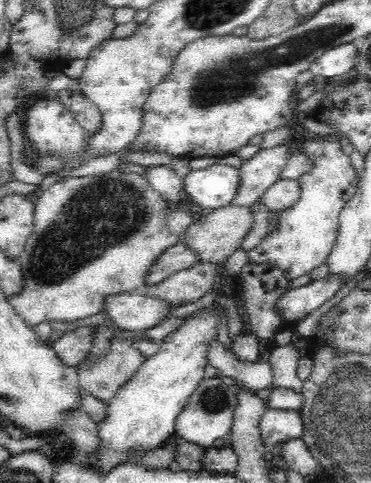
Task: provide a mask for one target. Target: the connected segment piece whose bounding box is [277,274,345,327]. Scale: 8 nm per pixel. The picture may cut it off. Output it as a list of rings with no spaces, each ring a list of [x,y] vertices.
[[[329,274],[298,288],[287,287],[286,293],[279,299],[277,310],[286,321],[287,327],[291,327],[332,299],[344,285],[338,275]]]

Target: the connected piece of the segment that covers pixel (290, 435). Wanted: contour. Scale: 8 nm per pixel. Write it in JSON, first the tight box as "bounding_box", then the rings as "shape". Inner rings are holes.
{"bounding_box":[260,408,304,449],"shape":[[[267,408],[261,416],[260,437],[268,449],[277,443],[285,444],[287,441],[303,436],[304,425],[296,410],[274,410]]]}

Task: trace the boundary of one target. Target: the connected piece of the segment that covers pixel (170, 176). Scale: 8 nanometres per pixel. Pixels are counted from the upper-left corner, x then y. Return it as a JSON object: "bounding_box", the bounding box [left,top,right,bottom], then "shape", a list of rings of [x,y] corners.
{"bounding_box":[144,165,190,206],"shape":[[[167,165],[147,167],[144,175],[146,175],[150,187],[154,187],[170,206],[185,203],[190,205],[184,195],[183,178]]]}

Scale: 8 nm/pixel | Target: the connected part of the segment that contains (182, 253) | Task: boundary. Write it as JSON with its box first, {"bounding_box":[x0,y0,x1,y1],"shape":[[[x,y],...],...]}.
{"bounding_box":[144,243,200,285],"shape":[[[182,243],[170,246],[156,260],[155,266],[152,266],[152,269],[148,272],[148,277],[144,284],[153,285],[154,283],[162,282],[172,274],[198,263],[200,263],[200,255],[192,247],[186,247]]]}

